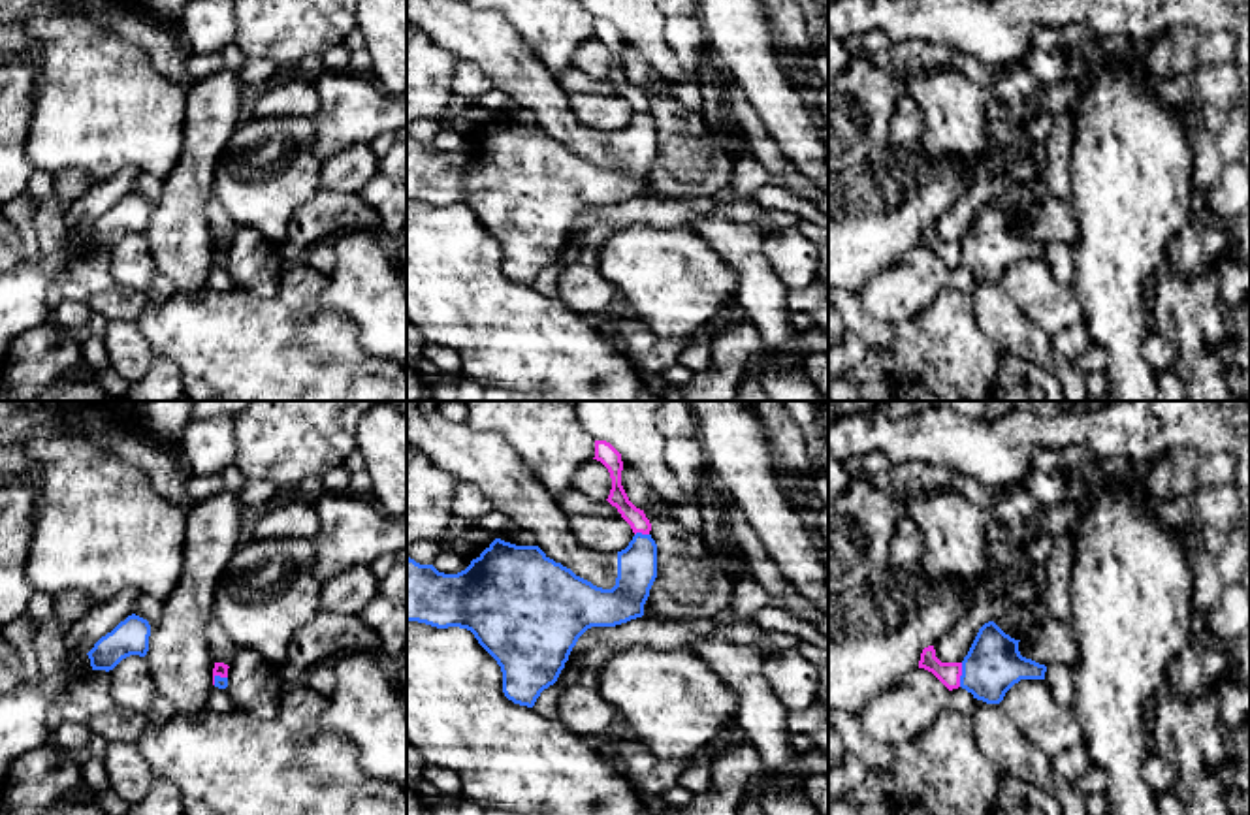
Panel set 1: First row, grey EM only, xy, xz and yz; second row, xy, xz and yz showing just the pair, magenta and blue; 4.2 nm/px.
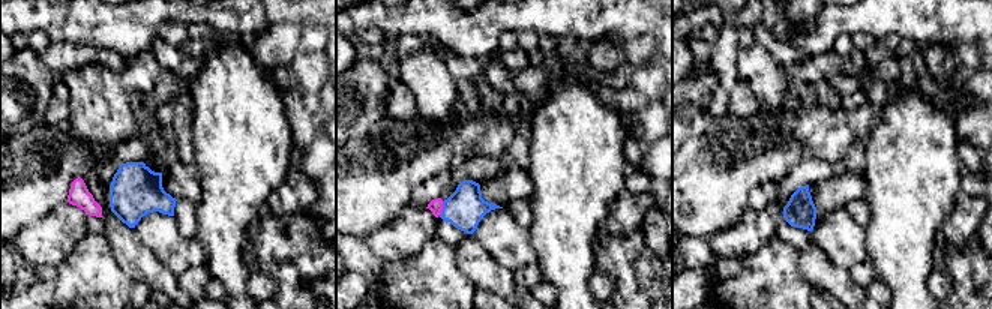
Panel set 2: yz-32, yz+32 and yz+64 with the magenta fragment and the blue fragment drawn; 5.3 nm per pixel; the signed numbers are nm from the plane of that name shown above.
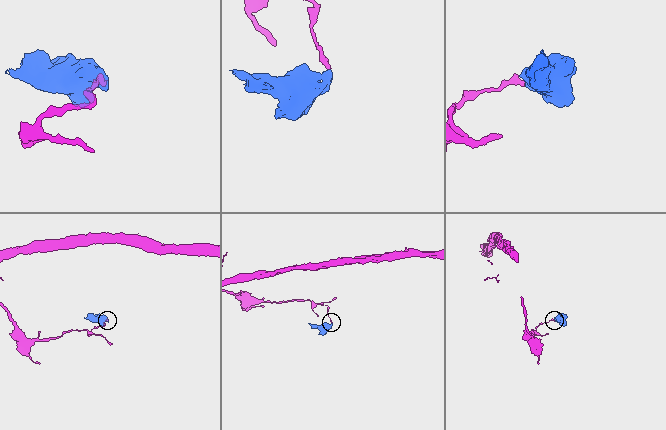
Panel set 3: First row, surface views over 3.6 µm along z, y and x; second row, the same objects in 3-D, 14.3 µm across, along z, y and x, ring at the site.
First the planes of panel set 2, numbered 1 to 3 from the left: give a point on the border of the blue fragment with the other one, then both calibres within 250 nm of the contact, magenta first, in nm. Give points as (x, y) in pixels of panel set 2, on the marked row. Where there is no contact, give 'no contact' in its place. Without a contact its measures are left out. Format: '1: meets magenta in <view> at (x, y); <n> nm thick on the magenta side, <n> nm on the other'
1: no contact
2: meets magenta in yz+32 at (441, 209); 80 nm thick on the magenta side, 220 nm on the other
3: no contact

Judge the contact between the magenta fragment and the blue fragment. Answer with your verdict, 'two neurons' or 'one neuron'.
two neurons

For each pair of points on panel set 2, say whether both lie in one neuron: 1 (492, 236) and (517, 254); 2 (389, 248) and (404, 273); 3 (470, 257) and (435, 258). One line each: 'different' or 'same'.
1: same
2: different
3: different

